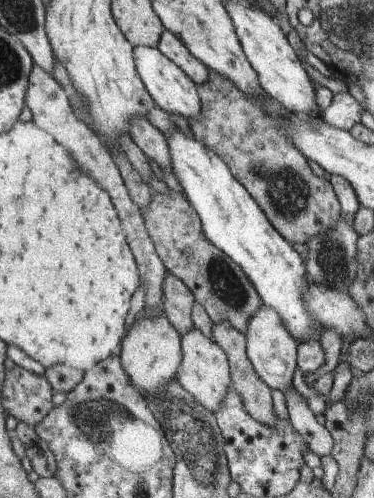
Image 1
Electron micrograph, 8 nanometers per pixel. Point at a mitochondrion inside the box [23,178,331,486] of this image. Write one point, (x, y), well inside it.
(101, 420)

